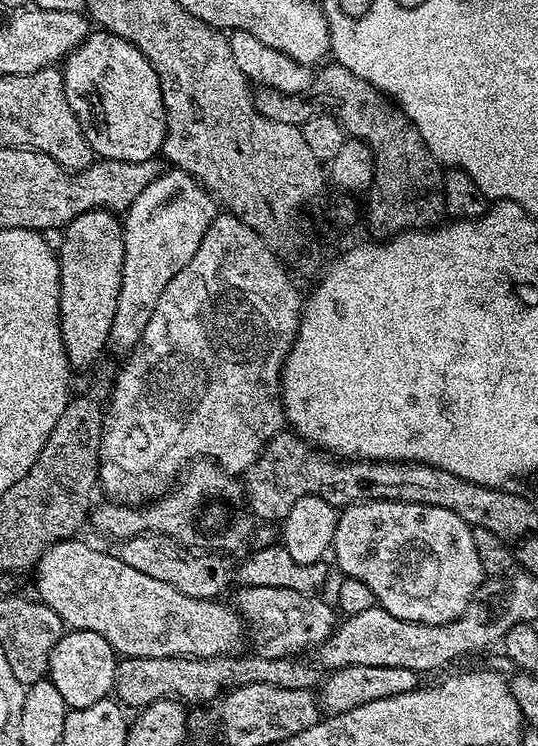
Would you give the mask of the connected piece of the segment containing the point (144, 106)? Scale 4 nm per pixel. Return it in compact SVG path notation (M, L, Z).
M89 31L87 40L63 61L62 71L66 98L97 157L122 162L146 162L161 155L168 127L160 75L133 44L118 38L113 32Z

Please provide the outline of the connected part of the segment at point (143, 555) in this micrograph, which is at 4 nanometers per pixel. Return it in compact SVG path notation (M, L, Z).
M145 534L123 541L119 545L118 555L126 566L134 566L134 570L142 570L142 574L150 574L150 578L158 578L182 590L182 594L199 600L219 597L219 592L228 584L227 562L220 556L195 556L192 552L183 552L180 547L170 536Z

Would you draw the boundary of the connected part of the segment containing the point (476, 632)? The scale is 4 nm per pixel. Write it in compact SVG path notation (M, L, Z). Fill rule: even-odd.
M472 603L459 620L451 620L449 624L412 624L409 620L394 618L394 614L390 614L385 608L379 606L362 610L362 614L341 619L332 637L315 649L314 656L317 656L315 659L319 667L324 670L345 668L349 664L350 666L394 666L417 674L436 672L439 668L446 667L451 660L466 655L471 648L484 648L491 642L492 612L486 605L480 603Z

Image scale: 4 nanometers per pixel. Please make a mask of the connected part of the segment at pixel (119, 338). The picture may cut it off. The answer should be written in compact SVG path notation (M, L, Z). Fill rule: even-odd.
M180 168L161 171L159 178L150 182L142 194L123 213L124 229L124 265L122 266L122 290L118 294L118 310L114 310L114 326L110 326L108 348L111 351L128 354L139 345L142 334L146 330L146 322L154 314L154 306L158 306L158 298L162 298L162 290L170 286L170 278L198 254L200 243L208 227L215 222L218 205L211 192L196 177Z

